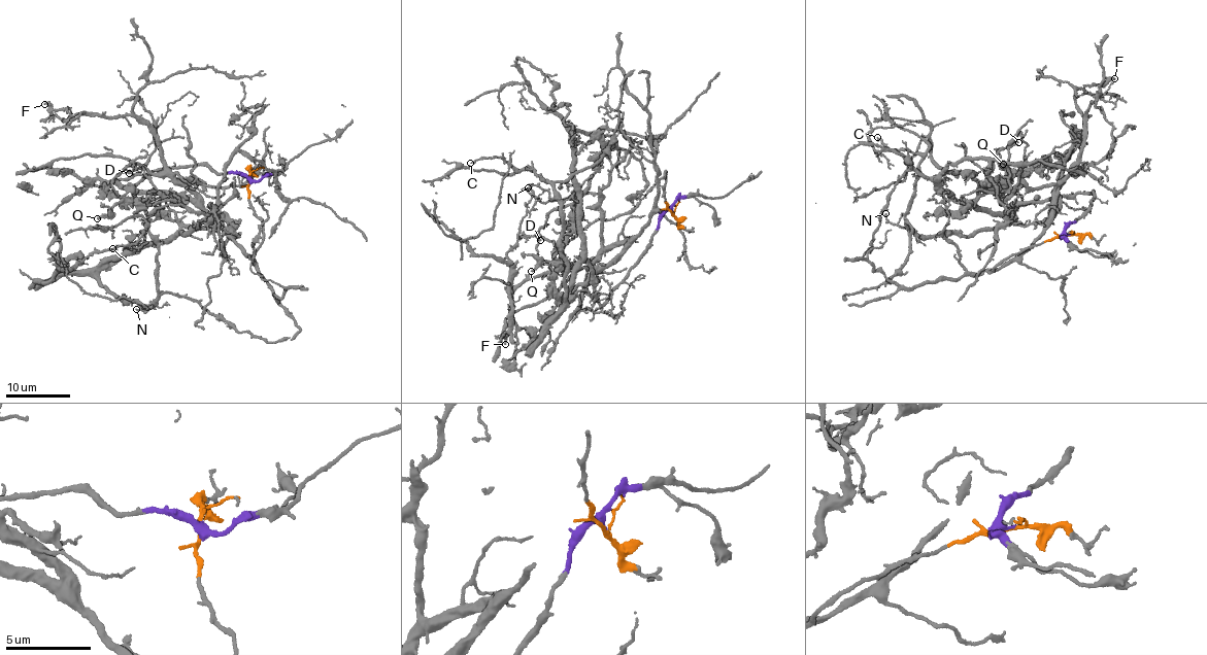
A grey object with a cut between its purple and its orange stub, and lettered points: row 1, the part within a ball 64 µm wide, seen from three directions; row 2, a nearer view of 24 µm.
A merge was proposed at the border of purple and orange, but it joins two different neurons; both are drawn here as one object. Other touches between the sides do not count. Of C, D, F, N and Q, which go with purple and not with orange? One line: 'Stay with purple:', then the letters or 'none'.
Stay with purple: C, N

